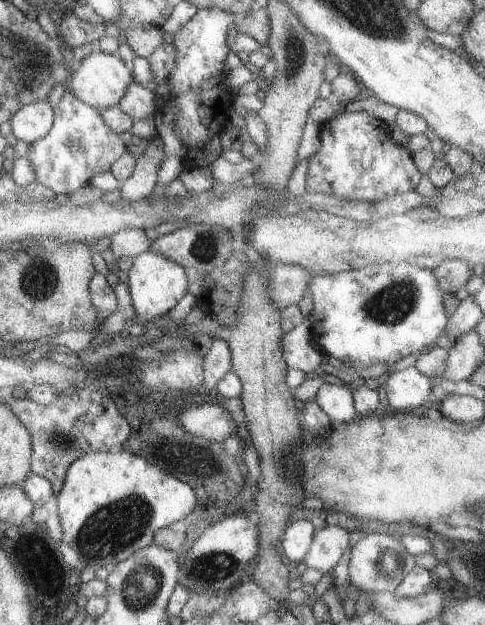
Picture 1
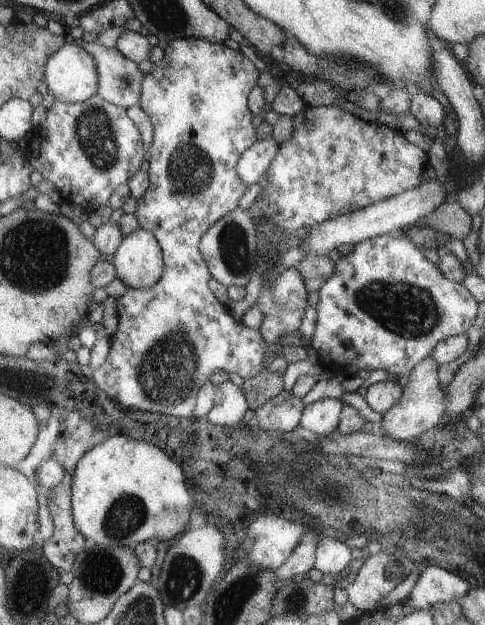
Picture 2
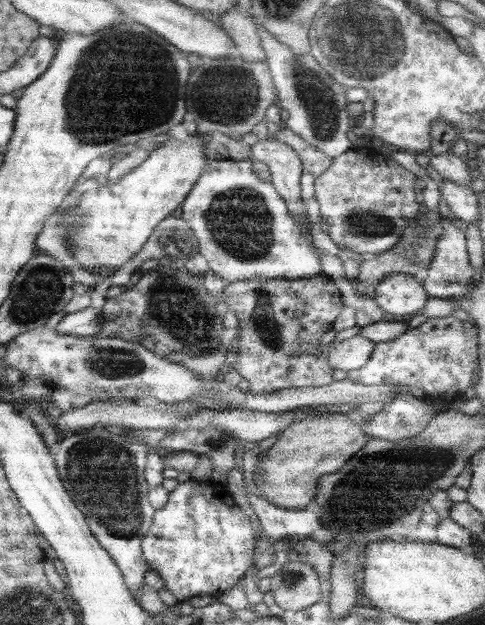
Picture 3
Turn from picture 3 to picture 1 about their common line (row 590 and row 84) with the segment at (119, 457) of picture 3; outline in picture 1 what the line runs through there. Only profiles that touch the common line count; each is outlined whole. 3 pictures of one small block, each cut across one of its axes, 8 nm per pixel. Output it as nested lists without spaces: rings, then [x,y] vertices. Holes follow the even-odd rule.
[[[136,82],[126,89],[122,100],[117,104],[124,114],[127,114],[134,122],[155,117],[160,108],[155,103],[155,91]]]

